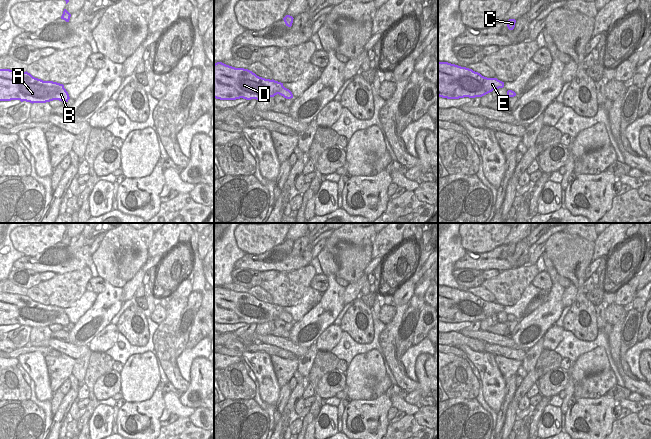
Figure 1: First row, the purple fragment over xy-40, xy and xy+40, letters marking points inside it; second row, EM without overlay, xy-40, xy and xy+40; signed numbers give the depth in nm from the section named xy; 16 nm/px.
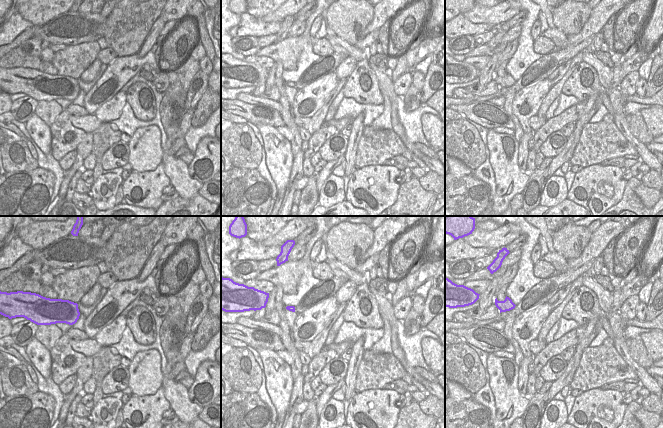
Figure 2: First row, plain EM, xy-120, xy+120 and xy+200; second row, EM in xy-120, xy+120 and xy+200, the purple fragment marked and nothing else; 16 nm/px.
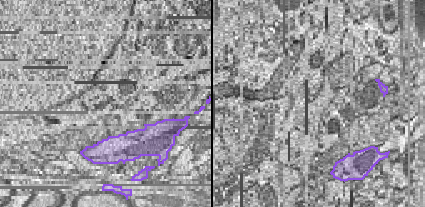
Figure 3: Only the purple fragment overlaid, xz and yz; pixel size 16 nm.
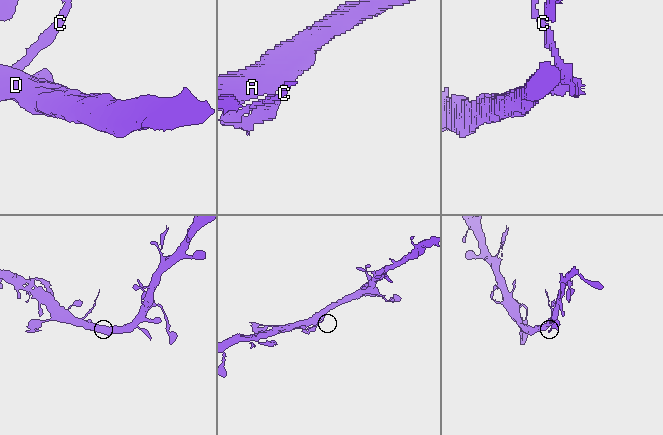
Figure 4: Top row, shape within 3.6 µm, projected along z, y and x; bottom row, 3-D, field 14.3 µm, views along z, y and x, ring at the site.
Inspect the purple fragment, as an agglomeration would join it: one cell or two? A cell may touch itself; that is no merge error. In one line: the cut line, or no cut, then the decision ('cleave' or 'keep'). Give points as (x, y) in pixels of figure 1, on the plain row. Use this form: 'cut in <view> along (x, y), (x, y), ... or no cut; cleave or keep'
cut in xy along (284, 311), (278, 317); cleave

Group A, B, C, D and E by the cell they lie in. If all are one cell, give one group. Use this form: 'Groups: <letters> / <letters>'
Groups: A B D E / C.

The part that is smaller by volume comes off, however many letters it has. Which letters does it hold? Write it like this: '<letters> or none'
C.

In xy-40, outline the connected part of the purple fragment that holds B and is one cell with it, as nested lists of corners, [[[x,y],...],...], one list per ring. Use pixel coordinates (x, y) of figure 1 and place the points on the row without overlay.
[[[0,293],[0,325],[20,324],[33,328],[53,324],[66,327],[69,323],[63,308],[43,305],[27,295]]]

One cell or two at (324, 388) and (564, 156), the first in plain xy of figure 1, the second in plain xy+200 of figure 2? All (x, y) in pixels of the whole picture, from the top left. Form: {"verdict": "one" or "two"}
{"verdict": "two"}

